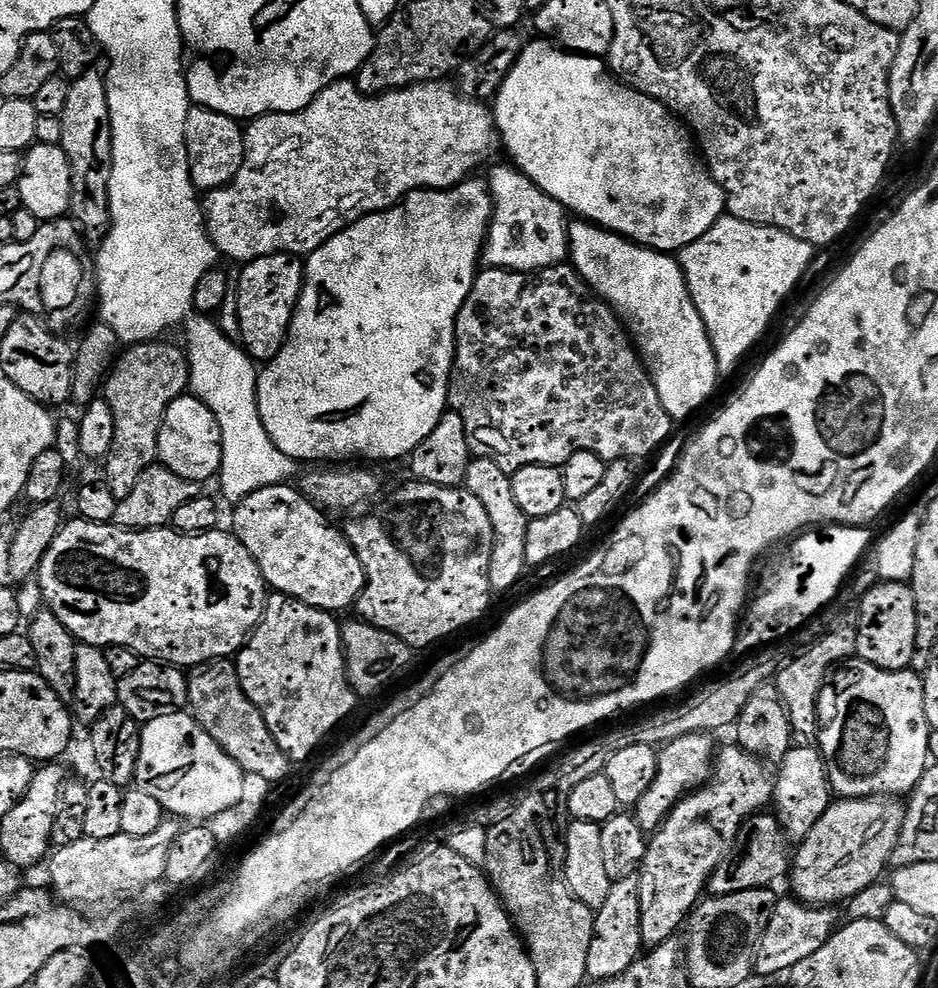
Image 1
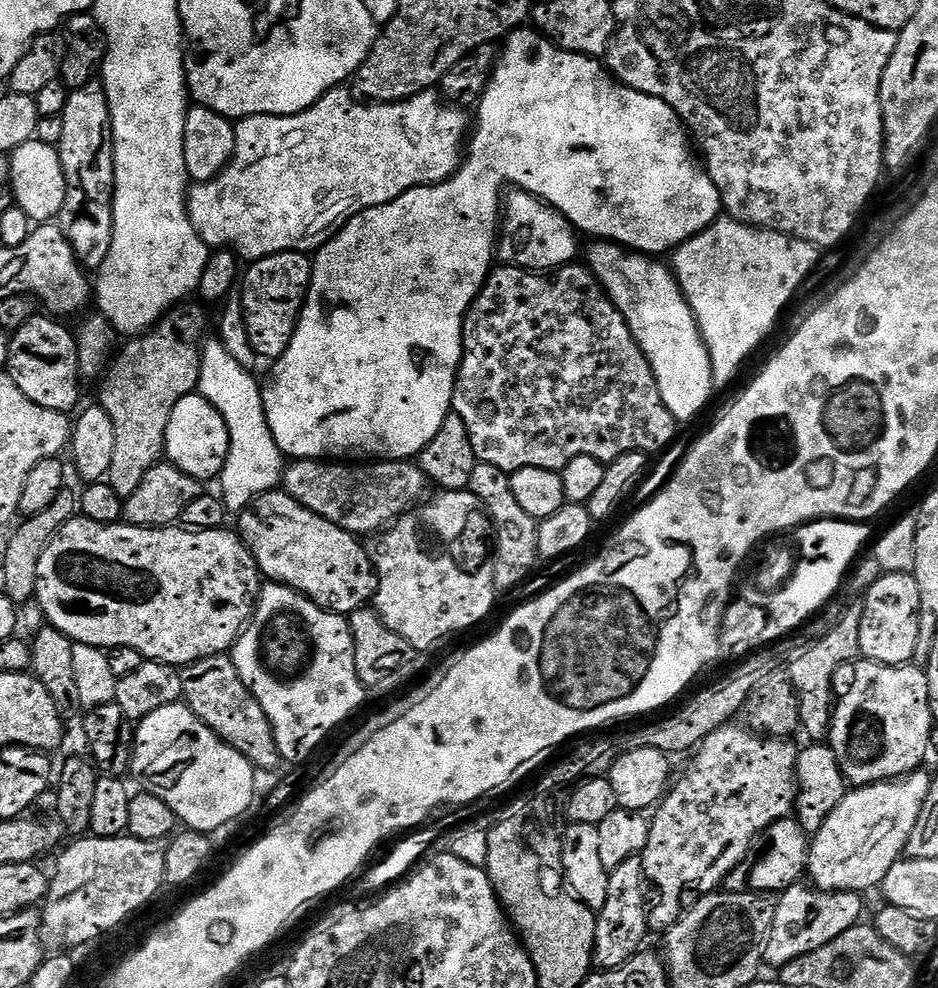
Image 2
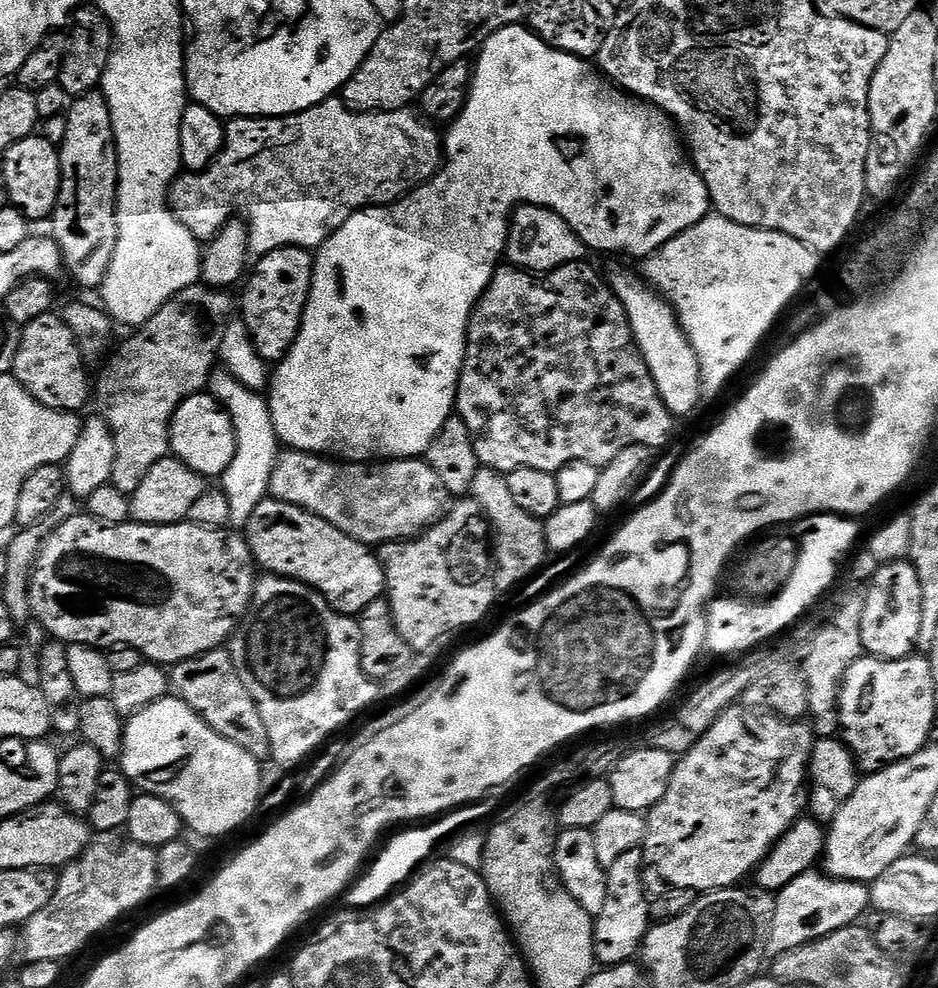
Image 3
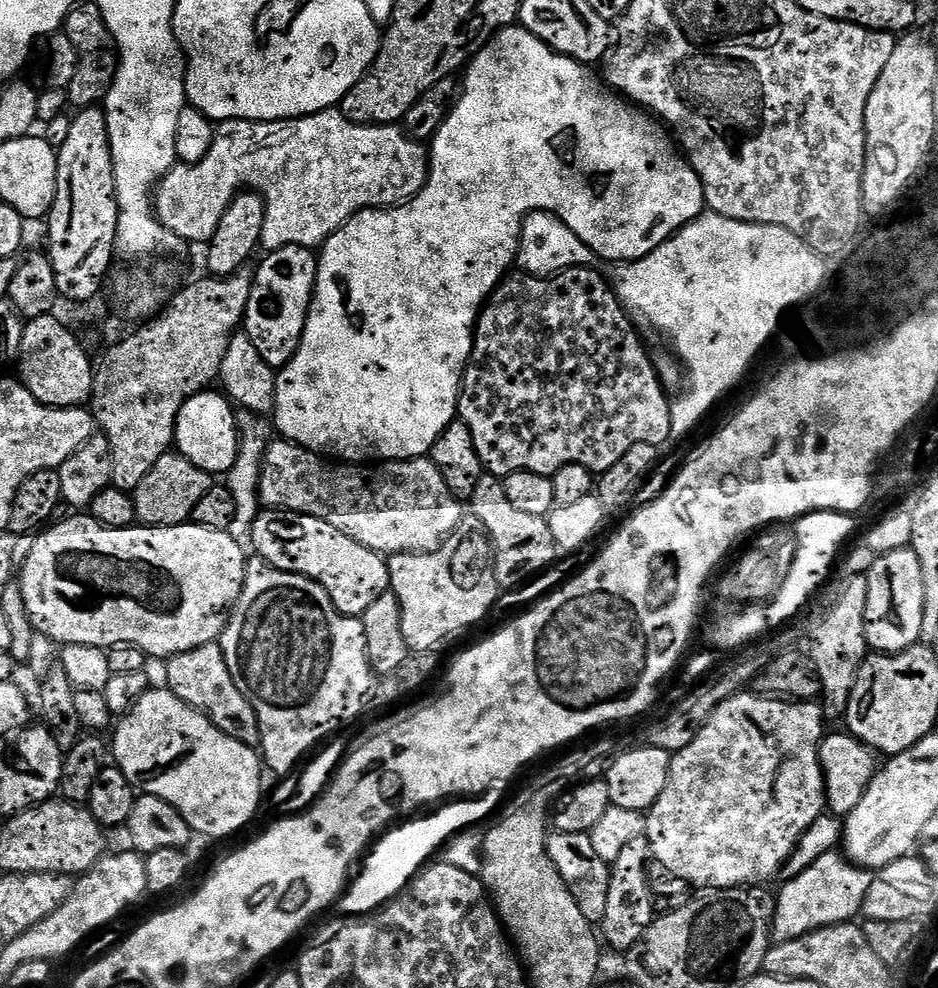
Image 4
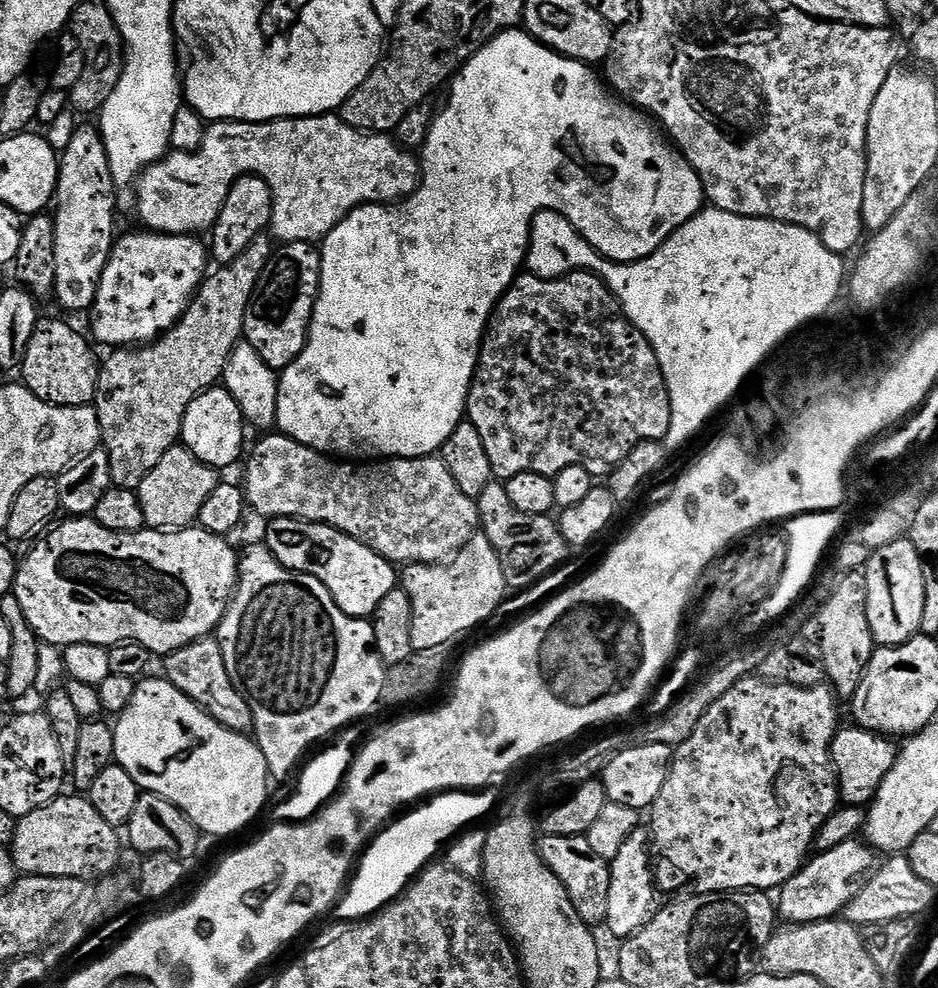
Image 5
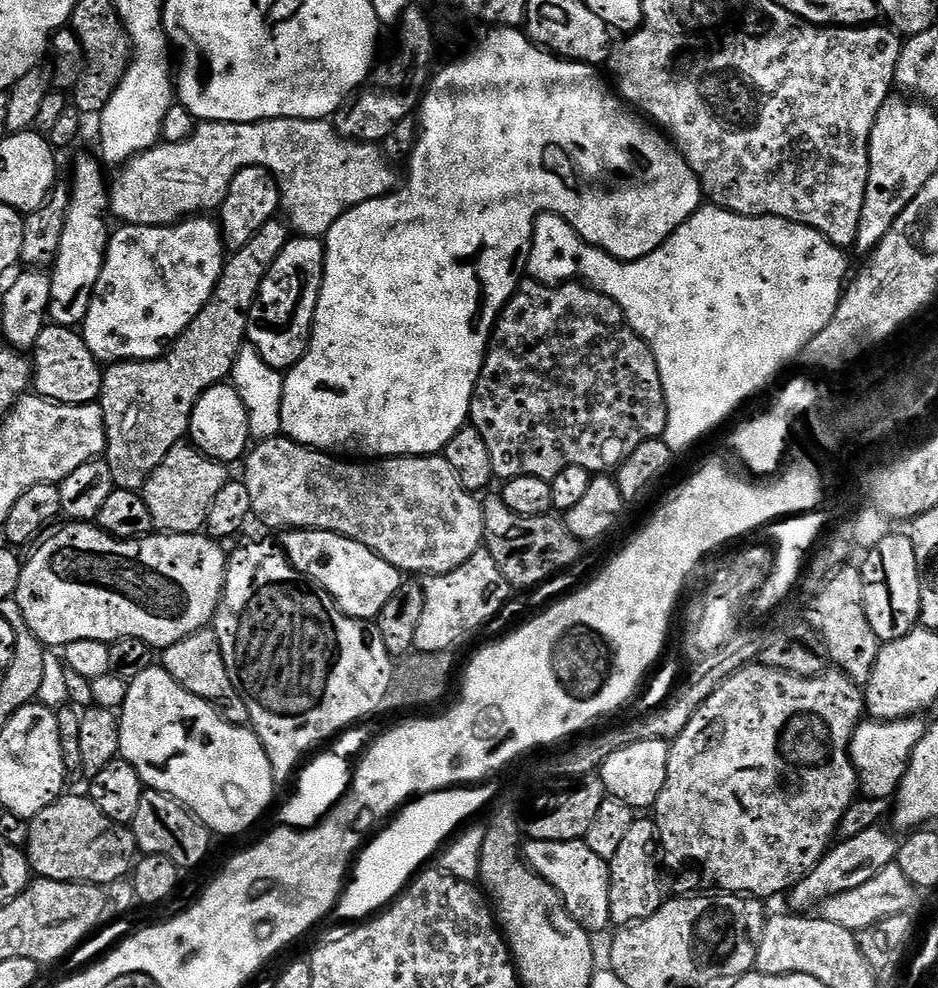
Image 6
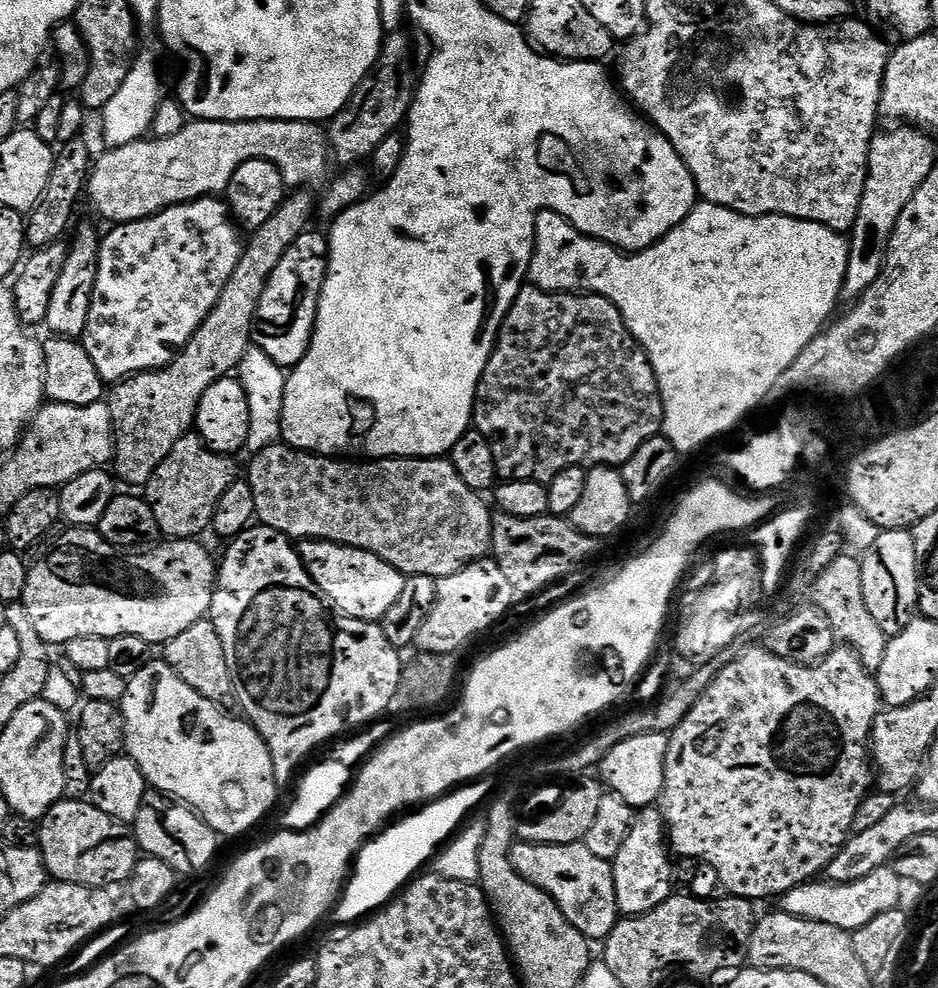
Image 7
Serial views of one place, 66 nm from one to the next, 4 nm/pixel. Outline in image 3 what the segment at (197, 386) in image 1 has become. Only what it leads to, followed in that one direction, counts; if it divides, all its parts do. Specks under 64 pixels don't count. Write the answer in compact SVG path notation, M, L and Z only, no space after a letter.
M216 370L210 381L210 394L220 401L230 414L234 434L236 435L236 453L234 462L219 477L219 487L230 501L230 525L233 529L243 530L250 522L250 514L254 514L258 502L269 495L270 474L274 474L276 458L282 451L280 439L274 430L274 418L270 414L267 399L261 393L251 392L242 382L238 382L229 372Z

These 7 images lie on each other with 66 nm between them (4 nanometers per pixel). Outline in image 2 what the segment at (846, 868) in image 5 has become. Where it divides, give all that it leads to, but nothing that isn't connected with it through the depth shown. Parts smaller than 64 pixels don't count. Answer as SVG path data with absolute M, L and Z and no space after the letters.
M803 883L794 884L779 893L775 901L772 931L762 949L763 963L773 964L773 969L778 970L786 966L786 962L794 962L794 958L802 958L814 950L822 950L826 942L834 942L838 934L846 934L846 930L861 923L860 915L864 912L865 899L861 893L822 892L815 886L804 887Z

